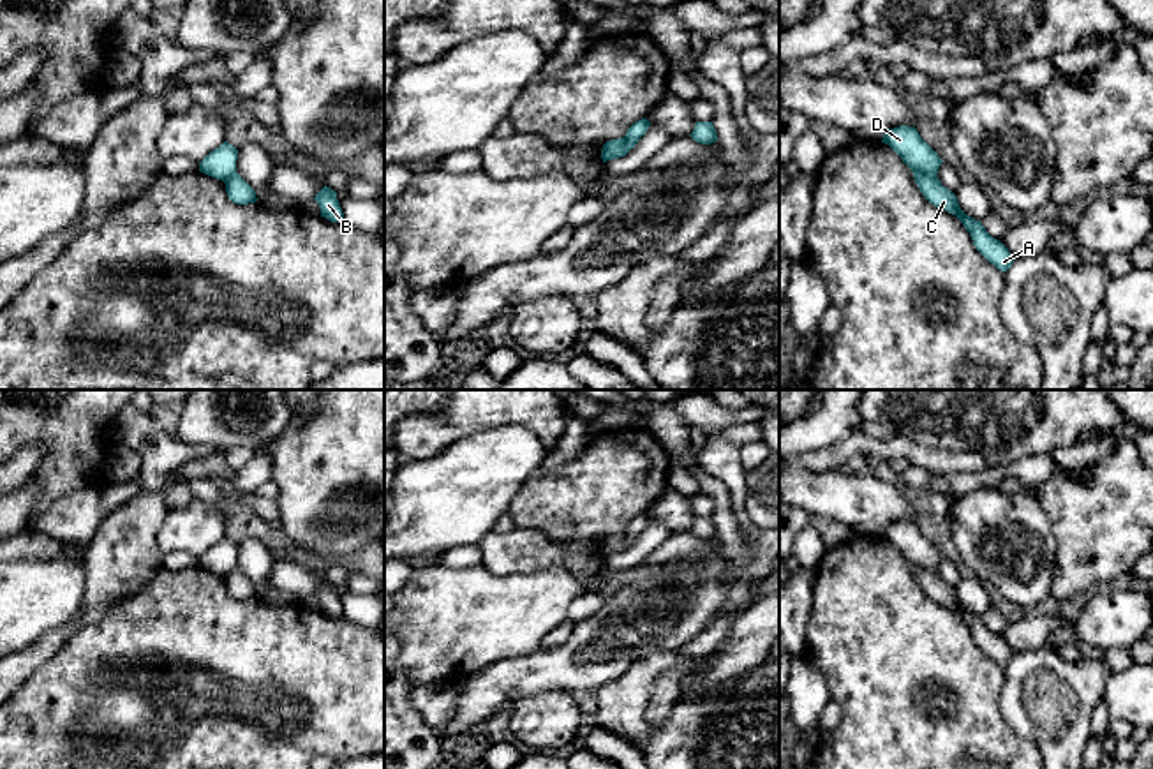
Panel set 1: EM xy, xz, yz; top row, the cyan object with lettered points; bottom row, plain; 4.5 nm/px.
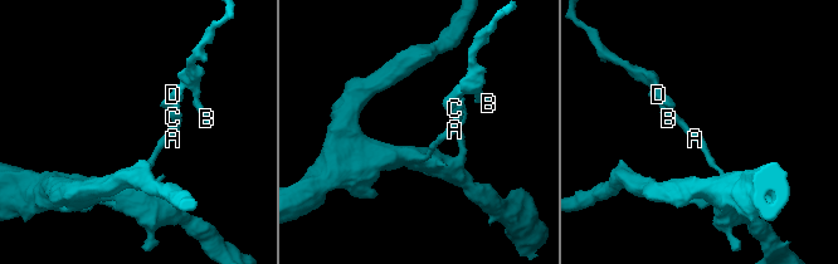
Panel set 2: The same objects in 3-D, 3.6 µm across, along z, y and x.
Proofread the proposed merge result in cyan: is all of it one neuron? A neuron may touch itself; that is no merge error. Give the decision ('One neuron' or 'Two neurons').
Two neurons

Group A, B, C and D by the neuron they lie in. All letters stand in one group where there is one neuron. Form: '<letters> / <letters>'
A C / B D

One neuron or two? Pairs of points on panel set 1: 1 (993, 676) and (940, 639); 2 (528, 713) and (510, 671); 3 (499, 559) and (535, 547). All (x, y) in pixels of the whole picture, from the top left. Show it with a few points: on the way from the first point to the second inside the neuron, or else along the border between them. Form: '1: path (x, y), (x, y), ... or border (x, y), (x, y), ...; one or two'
1: path (981, 676), (952, 651); one
2: border (563, 688), (528, 694), (512, 702); two
3: path (508, 552), (526, 551); one

